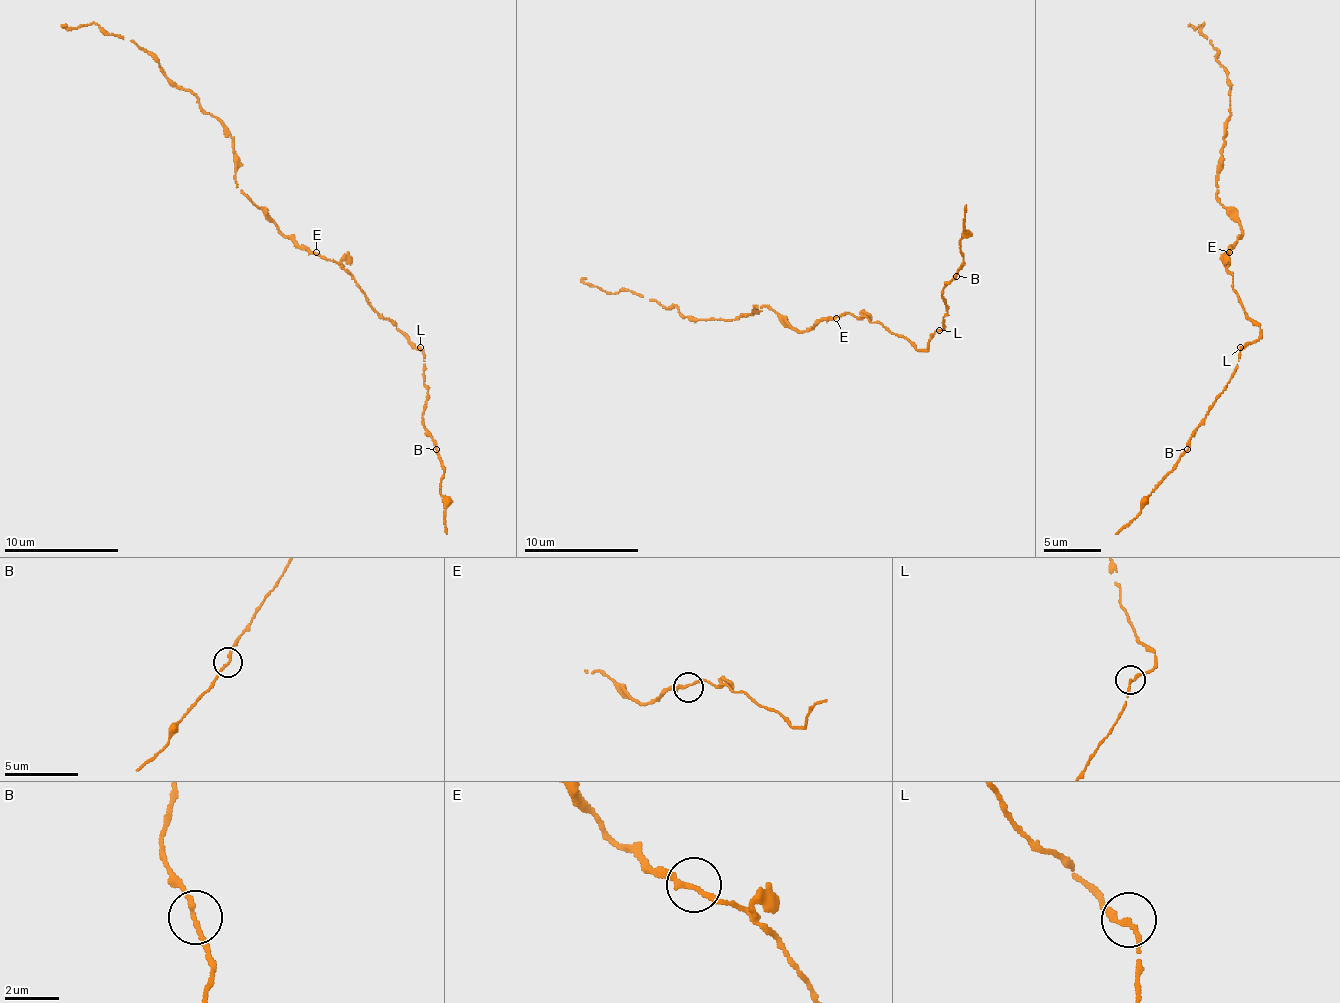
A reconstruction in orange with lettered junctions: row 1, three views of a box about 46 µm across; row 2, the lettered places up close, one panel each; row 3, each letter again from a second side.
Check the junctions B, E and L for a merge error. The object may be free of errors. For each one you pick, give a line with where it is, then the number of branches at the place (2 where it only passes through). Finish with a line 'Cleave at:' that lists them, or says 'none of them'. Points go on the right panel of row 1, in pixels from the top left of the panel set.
Cleave at: none of them

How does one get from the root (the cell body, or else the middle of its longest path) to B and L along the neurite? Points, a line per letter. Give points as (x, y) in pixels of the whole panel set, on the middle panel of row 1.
B: (836, 316), (864, 316), (925, 350), (948, 316), (942, 290), (956, 275)
L: (836, 316), (853, 313), (879, 321), (919, 350), (928, 347), (931, 336), (939, 330)

